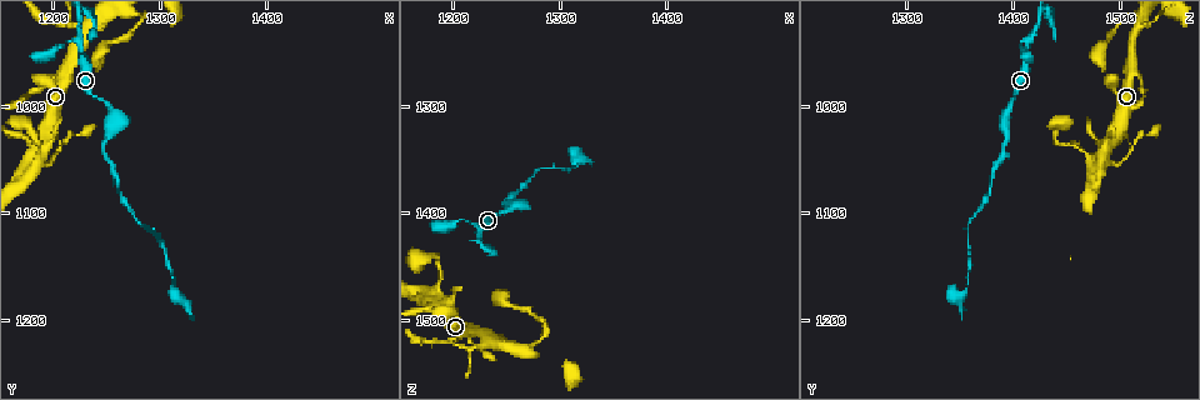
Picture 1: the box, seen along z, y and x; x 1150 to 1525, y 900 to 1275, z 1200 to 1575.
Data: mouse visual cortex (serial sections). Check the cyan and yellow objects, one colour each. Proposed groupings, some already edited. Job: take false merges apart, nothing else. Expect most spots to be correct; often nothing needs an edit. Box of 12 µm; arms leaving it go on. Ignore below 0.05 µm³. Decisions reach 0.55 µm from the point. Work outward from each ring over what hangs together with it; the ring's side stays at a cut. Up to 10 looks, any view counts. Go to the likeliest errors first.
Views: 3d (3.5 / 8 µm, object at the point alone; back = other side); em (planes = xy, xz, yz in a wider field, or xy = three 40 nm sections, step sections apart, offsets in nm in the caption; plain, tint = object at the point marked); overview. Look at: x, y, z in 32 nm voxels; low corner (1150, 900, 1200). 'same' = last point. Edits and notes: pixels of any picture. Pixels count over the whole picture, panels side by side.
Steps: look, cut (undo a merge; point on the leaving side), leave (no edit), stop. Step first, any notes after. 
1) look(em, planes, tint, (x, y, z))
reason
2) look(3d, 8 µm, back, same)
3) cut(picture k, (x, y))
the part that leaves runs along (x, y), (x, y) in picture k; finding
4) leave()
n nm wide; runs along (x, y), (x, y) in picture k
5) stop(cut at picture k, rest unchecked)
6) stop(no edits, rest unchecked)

look(3d, 8 µm, (1226, 938, 1414))
three-way junction

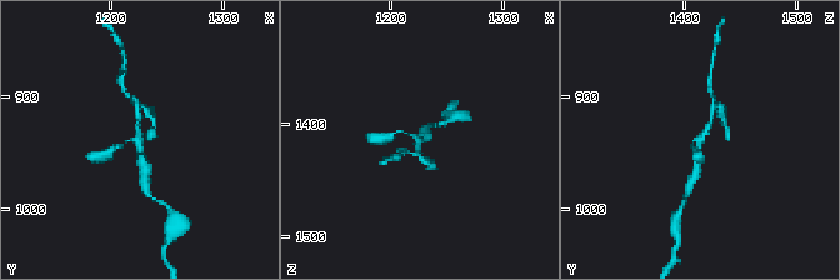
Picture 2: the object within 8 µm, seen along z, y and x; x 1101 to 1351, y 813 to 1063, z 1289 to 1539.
look(em, xy, step 2, tint, (1228, 942, 1414))

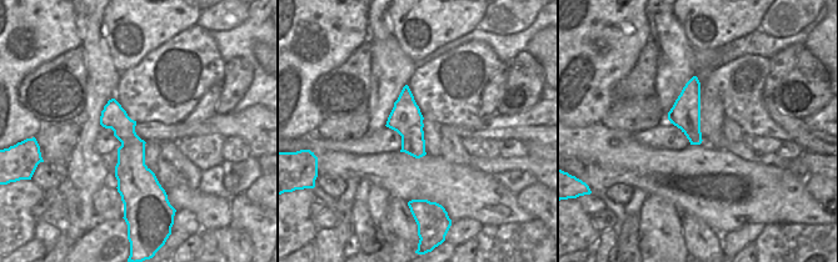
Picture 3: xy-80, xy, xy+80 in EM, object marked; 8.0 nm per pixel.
leave()
runs along (111, 102), (131, 171), (155, 195) in picture 3; continuous, no second cell

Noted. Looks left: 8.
look(3d, 3.5 µm, (1188, 1046, 1484))
small branch off a trunk

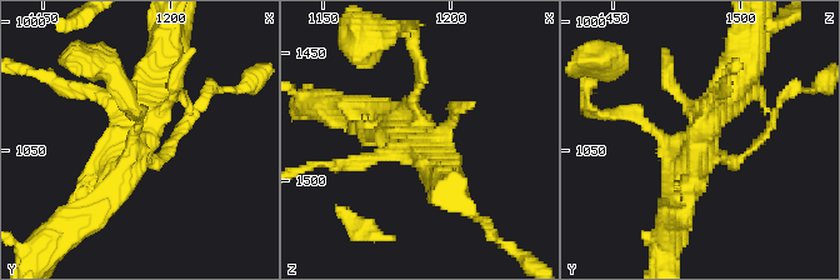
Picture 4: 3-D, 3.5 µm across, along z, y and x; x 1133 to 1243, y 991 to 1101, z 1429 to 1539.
look(em, xy, step 5, tint, (1186, 1048, 1482))
shape alone is not enough

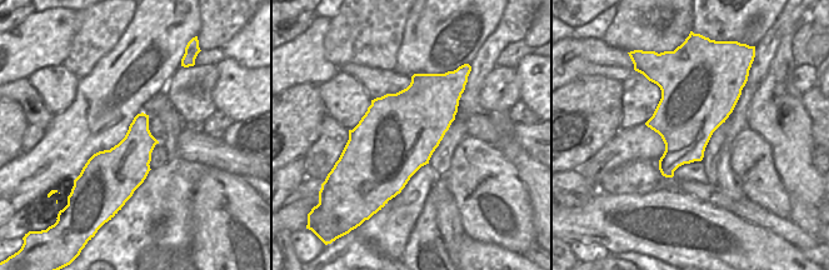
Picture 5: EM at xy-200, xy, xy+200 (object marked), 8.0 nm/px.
look(em, xy, step 2, tint, same)

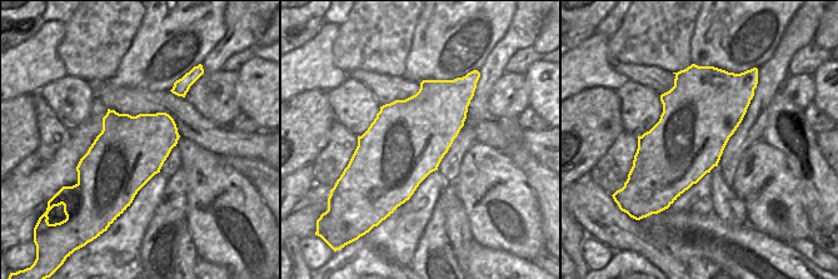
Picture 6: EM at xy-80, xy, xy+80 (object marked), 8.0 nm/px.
leave()
650 nm wide; runs along (163, 79), (136, 144), (94, 209) in picture 4; continuous, no second cell

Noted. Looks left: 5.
look(3d, 3.5 µm, (1264, 1076, 1378))
a narrow waist

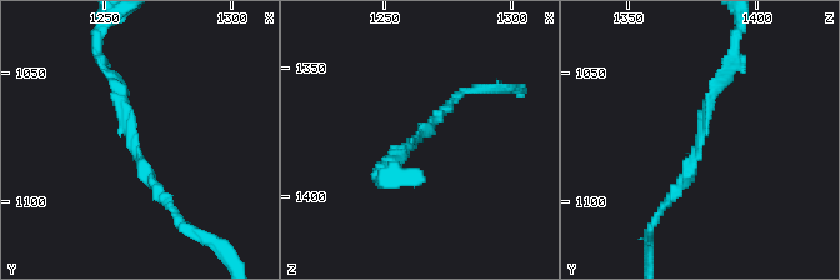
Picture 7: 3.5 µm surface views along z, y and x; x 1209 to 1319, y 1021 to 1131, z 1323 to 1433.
look(em, planes, tint, (1262, 1078, 1378))
arms of 150, 150 nm

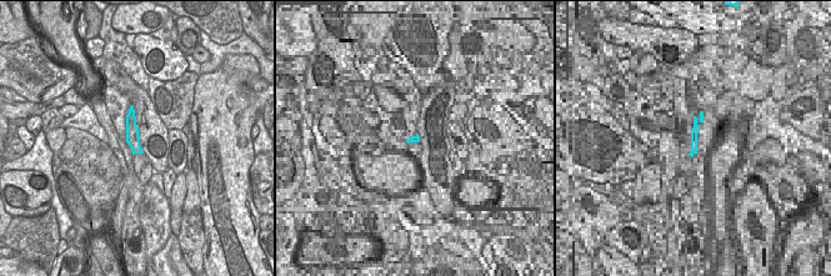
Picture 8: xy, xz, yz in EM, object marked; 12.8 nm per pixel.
leave()
runs along (729, 71), (665, 205) in picture 7; all the same cell

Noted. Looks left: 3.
look(3d, 3.5 µm, (1316, 1176, 1350))
abrupt turn

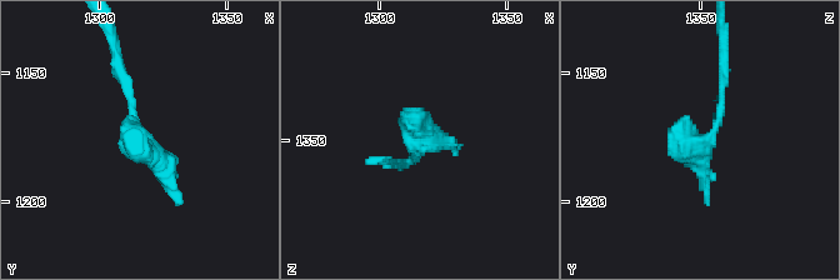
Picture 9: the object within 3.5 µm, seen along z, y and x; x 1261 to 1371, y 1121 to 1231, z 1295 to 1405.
look(em, xy, step 3, tint, (1315, 1179, 1352))
now the EM

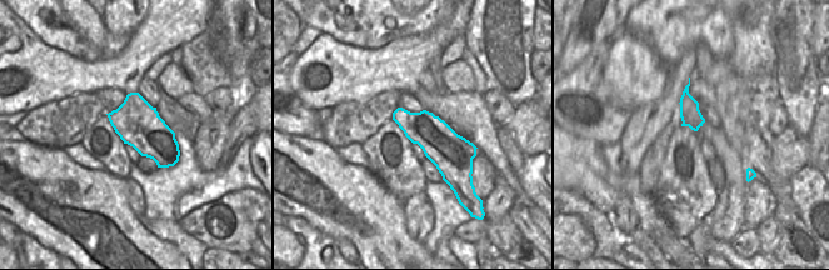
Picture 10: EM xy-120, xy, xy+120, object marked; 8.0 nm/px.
leave()
runs along (724, 69), (708, 141), (679, 119) in picture 9; one cell here

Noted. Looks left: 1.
stop(no edits, rest unchecked)

